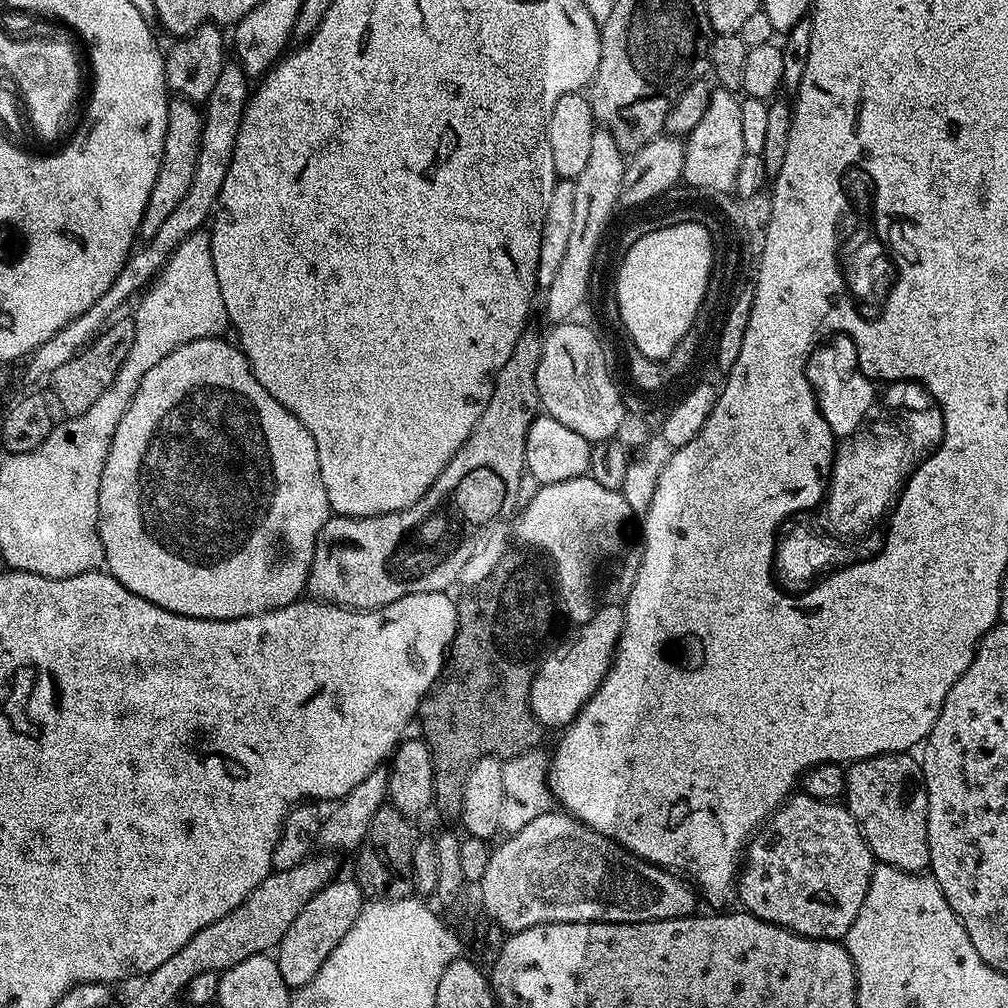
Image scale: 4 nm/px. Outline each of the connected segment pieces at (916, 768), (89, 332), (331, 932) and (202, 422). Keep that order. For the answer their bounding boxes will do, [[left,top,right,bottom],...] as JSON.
[[843,752,930,873],[24,63,250,380],[274,878,364,990],[98,336,330,620]]

